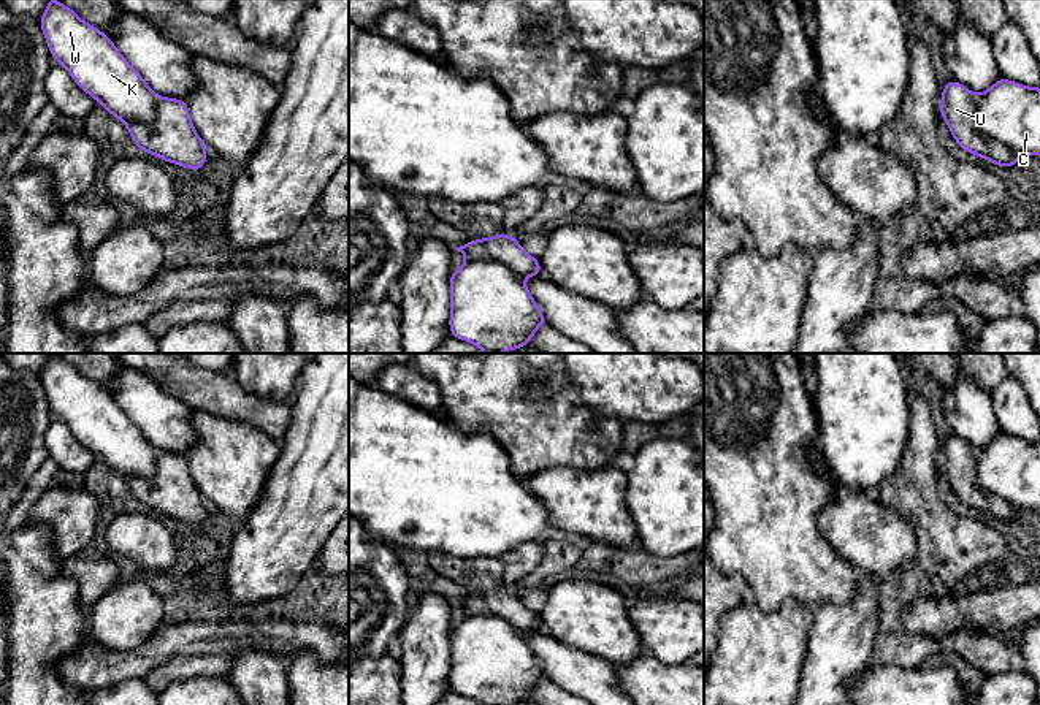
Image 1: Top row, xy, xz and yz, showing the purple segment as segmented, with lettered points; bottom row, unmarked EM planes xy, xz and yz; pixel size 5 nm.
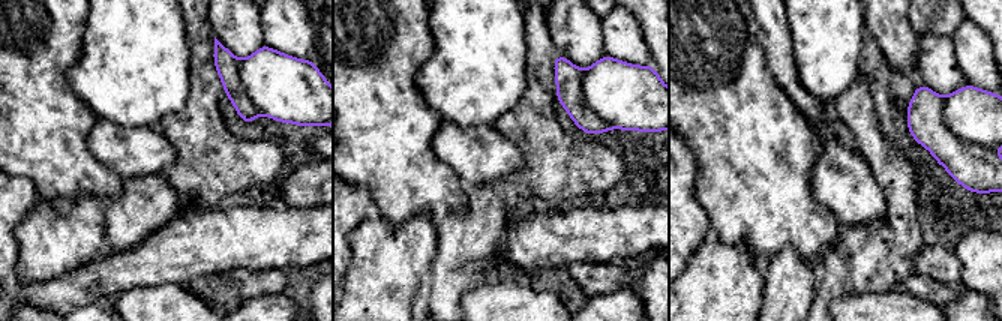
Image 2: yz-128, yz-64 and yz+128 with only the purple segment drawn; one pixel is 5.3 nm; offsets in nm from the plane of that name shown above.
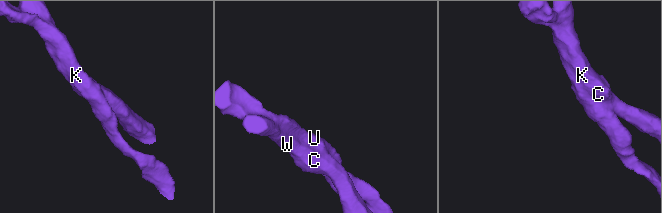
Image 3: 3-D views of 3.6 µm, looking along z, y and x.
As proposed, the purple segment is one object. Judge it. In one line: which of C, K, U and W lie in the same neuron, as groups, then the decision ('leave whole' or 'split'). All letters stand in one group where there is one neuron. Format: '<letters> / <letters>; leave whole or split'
C K W / U; split

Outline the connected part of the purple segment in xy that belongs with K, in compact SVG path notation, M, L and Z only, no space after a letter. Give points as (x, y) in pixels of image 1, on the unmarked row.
M49 353L38 377L49 409L71 429L76 440L101 458L111 471L122 477L154 474L157 448L108 390L55 353Z

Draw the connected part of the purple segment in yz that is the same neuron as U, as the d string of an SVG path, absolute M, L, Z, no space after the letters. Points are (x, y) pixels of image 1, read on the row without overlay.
M953 433L942 444L940 472L965 507L1002 523L1013 523L1018 518L1011 504L983 488L973 448Z

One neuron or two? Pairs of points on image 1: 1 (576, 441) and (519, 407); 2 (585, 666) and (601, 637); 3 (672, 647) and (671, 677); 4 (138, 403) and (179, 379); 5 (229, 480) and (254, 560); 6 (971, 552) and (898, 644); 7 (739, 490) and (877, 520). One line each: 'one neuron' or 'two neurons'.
1: one neuron
2: two neurons
3: two neurons
4: two neurons
5: two neurons
6: one neuron
7: one neuron

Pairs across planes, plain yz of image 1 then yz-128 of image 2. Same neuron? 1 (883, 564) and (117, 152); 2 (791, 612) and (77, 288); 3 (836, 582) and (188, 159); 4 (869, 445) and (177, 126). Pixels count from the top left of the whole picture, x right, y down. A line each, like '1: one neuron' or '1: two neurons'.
1: one neuron
2: two neurons
3: two neurons
4: two neurons

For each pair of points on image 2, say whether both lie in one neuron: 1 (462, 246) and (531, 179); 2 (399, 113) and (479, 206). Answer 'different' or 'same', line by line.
1: different
2: different

